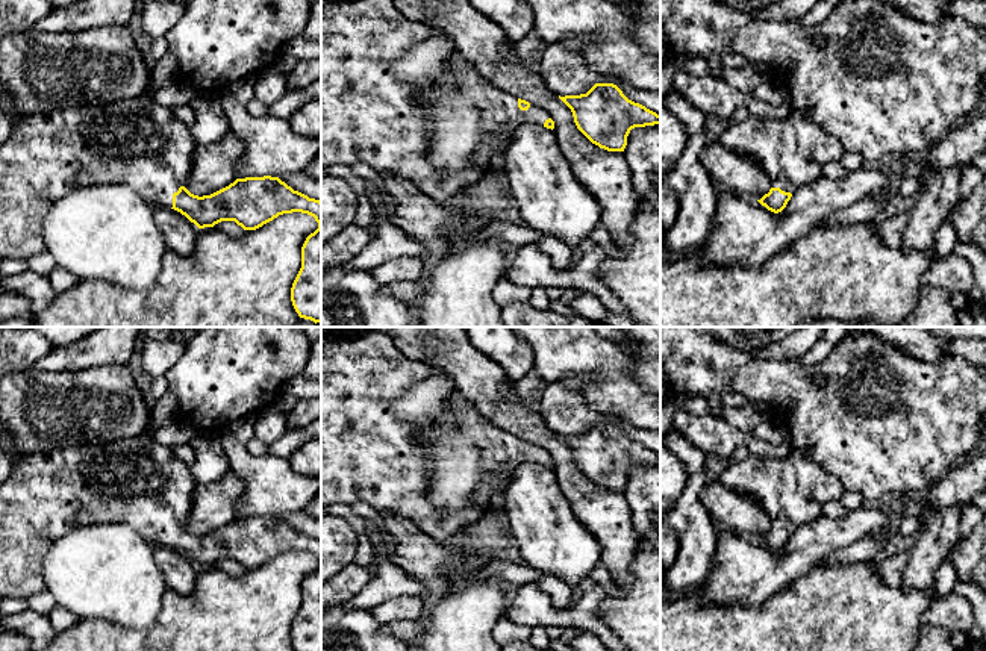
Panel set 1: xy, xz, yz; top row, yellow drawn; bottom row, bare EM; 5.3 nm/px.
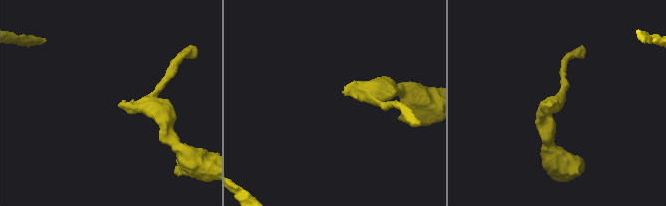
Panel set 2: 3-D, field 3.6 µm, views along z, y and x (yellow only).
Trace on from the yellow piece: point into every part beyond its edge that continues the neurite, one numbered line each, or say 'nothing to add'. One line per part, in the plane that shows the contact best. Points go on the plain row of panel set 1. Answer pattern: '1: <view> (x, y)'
1: xy (137, 482)

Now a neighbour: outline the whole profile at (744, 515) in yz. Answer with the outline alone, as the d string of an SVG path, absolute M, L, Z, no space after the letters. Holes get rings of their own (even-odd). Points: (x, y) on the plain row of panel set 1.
M718 481L704 484L700 501L712 519L742 536L757 540L771 528L771 521L759 501Z

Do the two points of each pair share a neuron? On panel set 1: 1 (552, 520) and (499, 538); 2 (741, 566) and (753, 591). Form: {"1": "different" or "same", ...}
{"1": "different", "2": "same"}

